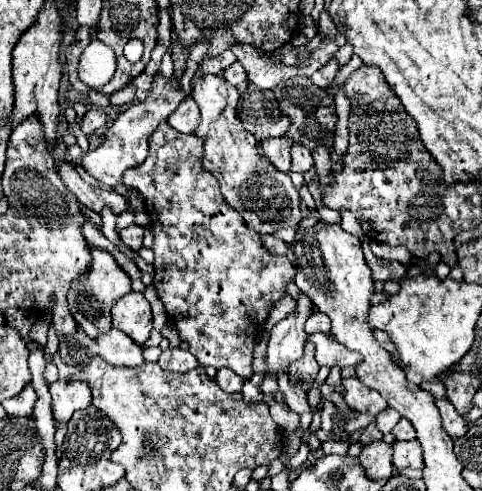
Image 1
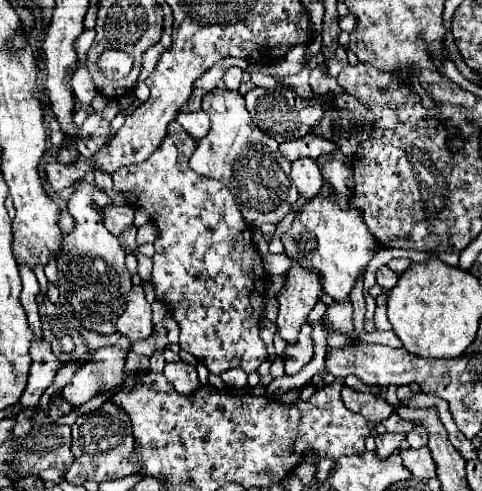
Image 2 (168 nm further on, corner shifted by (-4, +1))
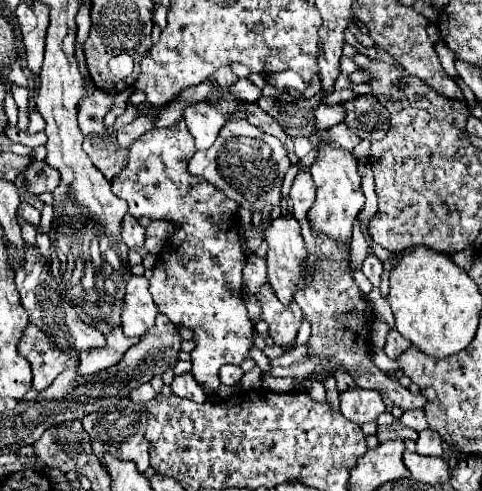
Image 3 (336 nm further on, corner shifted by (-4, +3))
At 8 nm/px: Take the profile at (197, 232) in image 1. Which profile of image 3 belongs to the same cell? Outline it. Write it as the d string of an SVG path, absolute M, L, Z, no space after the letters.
M178 121L172 127L158 129L158 131L146 131L142 139L136 139L134 145L128 149L128 165L122 169L118 177L112 179L112 193L128 203L128 213L136 219L148 217L148 219L166 219L178 225L178 231L174 233L172 241L178 245L174 257L182 263L170 263L170 265L156 265L150 277L150 293L154 297L154 303L162 315L166 315L172 323L178 327L190 327L194 329L194 343L196 349L192 355L192 377L198 381L198 385L218 391L220 379L218 369L226 363L240 365L244 359L248 359L248 351L254 345L252 333L254 325L248 319L248 311L244 305L244 289L242 289L242 267L246 263L246 255L242 249L242 241L238 235L236 225L236 211L238 203L228 199L222 191L218 191L214 185L206 183L202 177L194 177L186 171L188 161L196 153L194 139L188 133L186 123Z

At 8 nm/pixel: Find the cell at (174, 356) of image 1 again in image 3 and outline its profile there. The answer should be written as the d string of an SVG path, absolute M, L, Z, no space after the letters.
M190 373L174 377L174 381L172 381L170 387L172 387L174 395L178 395L178 397L190 399L194 403L204 403L206 401L206 393L202 391L202 387L194 381L194 377Z

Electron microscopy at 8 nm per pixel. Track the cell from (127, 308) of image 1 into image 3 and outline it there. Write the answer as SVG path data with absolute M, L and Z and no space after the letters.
M144 275L130 277L126 285L126 297L122 307L122 329L128 337L142 337L158 315L158 309L148 291L148 279Z

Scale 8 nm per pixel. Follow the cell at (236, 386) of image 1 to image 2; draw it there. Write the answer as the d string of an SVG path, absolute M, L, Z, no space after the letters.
M228 369L220 377L228 387L246 387L246 381L248 381L248 375L242 369Z

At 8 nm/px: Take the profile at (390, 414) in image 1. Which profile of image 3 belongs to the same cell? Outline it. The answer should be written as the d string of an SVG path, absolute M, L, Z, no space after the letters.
M404 411L404 415L400 417L400 423L406 425L406 427L412 427L416 431L422 431L422 429L428 427L424 411Z

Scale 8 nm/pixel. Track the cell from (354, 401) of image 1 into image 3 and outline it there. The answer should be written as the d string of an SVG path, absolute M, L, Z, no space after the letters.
M360 387L344 391L340 395L340 407L342 407L342 415L358 425L376 421L378 415L386 411L378 391L360 389Z

